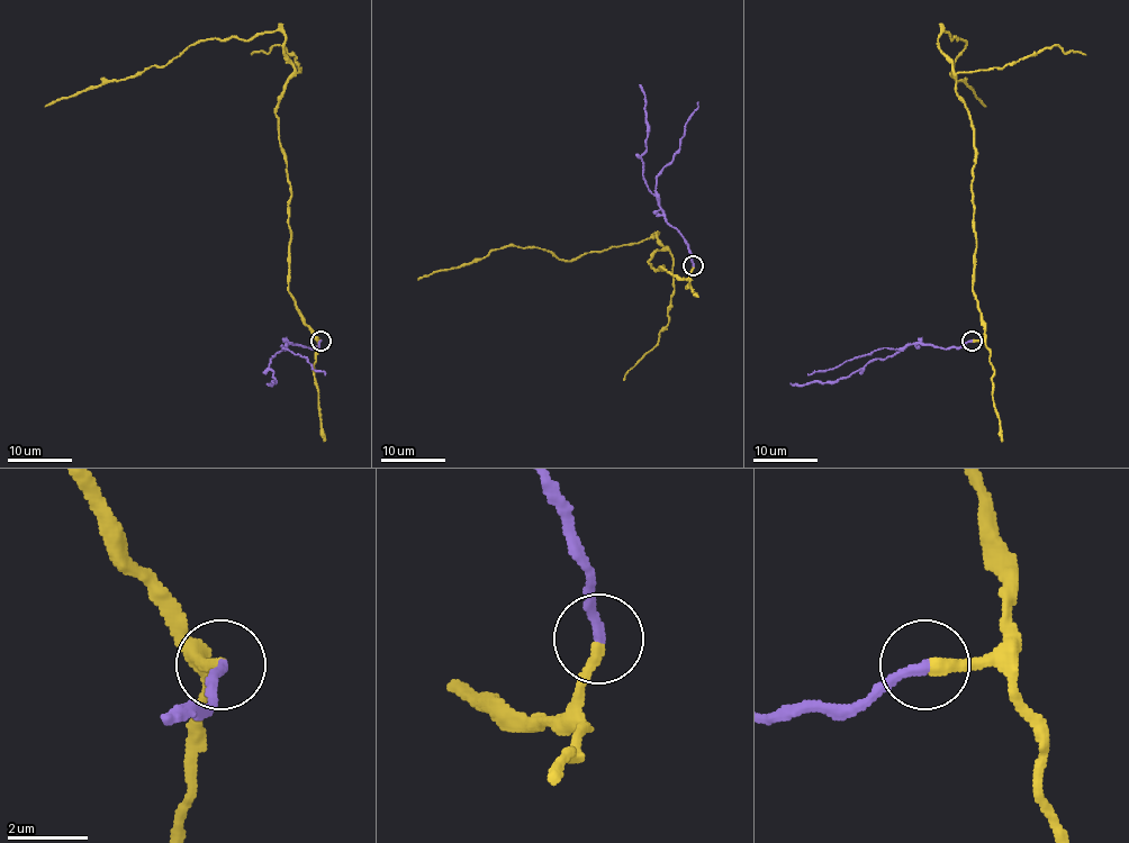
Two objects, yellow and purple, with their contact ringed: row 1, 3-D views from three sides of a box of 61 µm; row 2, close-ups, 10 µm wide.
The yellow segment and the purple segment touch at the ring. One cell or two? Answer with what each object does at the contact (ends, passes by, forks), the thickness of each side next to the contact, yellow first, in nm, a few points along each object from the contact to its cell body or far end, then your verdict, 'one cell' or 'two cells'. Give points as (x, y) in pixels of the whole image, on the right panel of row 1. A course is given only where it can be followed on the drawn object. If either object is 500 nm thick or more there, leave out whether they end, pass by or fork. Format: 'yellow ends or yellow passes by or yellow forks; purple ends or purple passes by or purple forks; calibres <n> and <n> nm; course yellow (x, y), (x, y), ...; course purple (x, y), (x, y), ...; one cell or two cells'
yellow ends; purple ends; calibres 320 and 260 nm; course yellow (972, 340), (984, 332), (973, 288), (973, 128), (939, 48), (944, 30), (967, 44), (953, 74), (986, 107); course purple (972, 340), (950, 347), (906, 343), (892, 356), (868, 361), (832, 382), (791, 383); one cell

